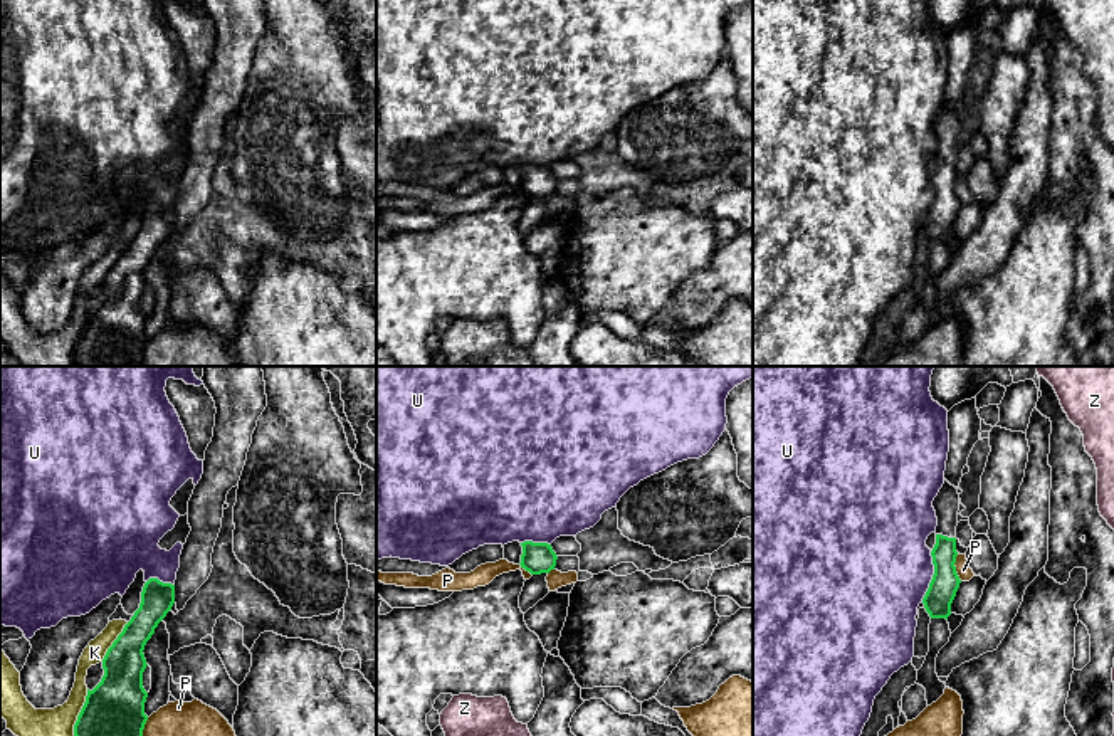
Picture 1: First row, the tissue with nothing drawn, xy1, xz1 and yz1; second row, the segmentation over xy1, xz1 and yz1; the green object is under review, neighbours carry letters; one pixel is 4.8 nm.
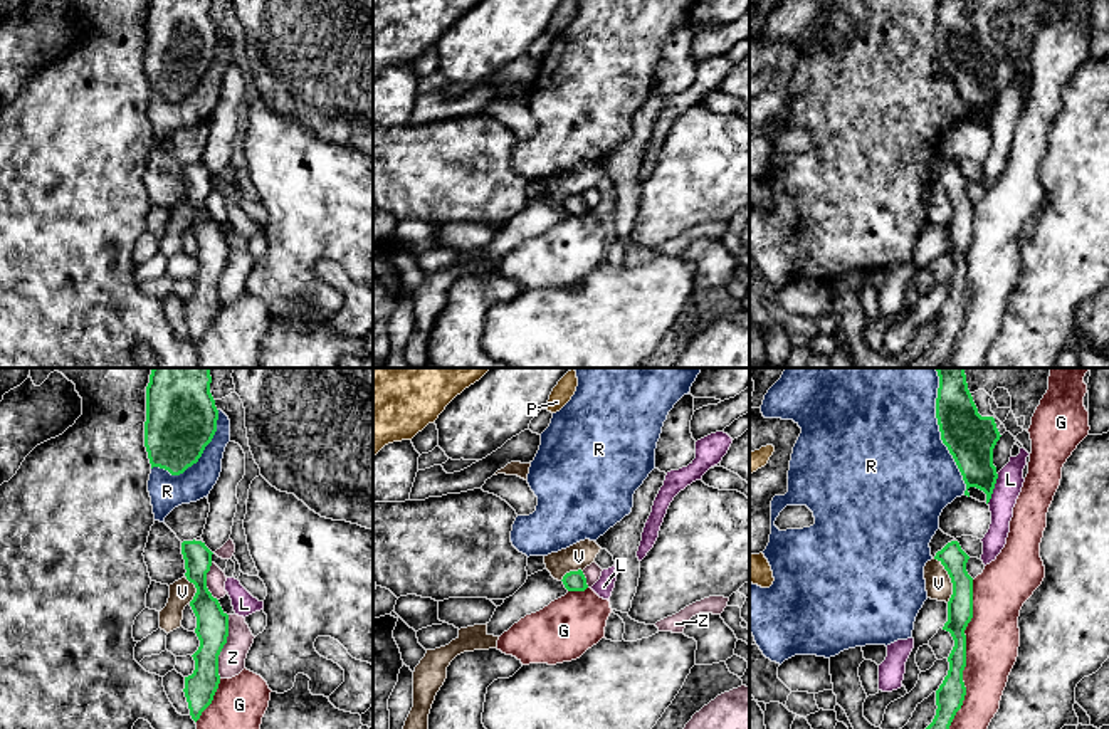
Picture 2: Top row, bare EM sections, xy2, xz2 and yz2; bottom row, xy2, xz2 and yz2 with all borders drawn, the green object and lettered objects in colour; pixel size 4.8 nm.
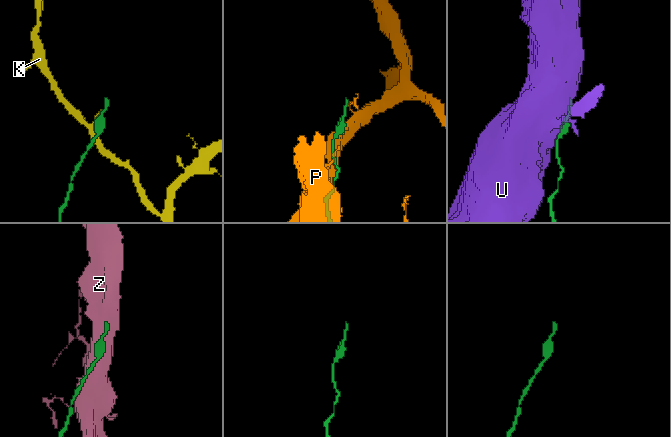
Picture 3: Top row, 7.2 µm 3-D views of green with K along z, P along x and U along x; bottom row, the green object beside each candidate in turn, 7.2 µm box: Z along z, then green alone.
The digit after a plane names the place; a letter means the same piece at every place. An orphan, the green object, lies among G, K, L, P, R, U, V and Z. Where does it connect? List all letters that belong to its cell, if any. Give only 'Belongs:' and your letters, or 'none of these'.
Belongs: none of these

